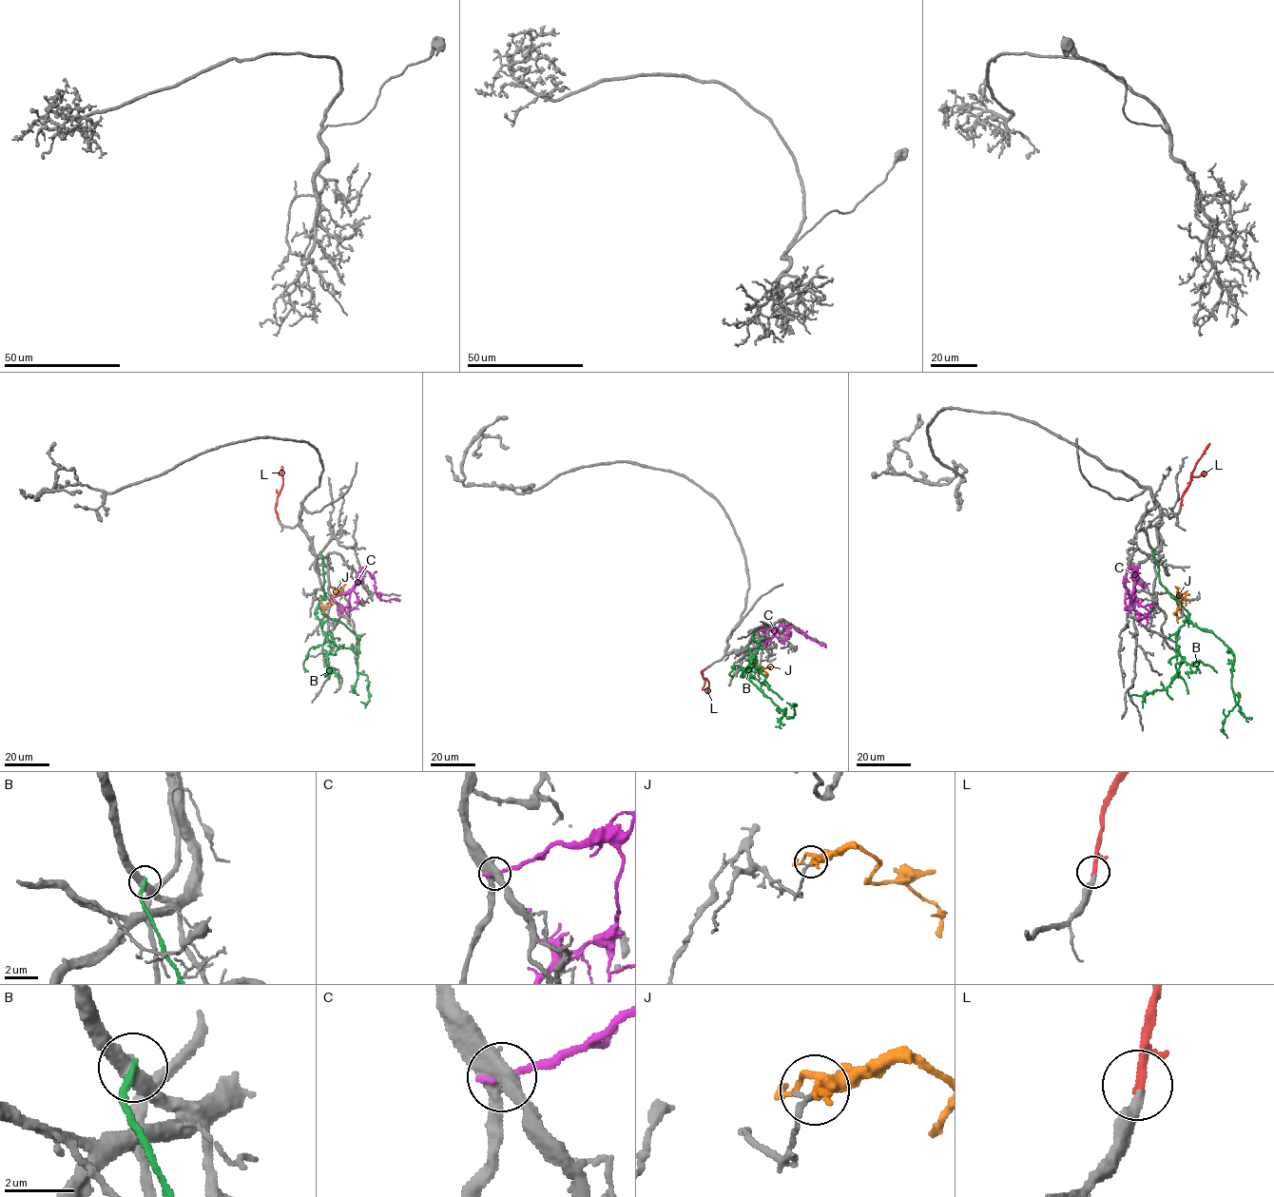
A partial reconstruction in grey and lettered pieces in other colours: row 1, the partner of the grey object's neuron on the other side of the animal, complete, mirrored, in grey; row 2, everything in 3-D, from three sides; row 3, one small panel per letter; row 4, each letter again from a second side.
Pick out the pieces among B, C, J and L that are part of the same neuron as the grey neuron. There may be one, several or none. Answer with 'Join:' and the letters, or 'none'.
Join: L

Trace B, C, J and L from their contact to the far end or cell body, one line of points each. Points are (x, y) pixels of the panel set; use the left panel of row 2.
B: (320, 552), (324, 596), (318, 608), (357, 636), (357, 671), (365, 674), (368, 684), (369, 700), (360, 702)
C: (333, 597), (349, 593), (358, 572), (365, 569), (374, 577), (377, 596), (385, 600), (400, 600)
J: (323, 608), (333, 604), (331, 597), (345, 584)
L: (279, 519), (276, 507), (282, 484), (281, 466)

